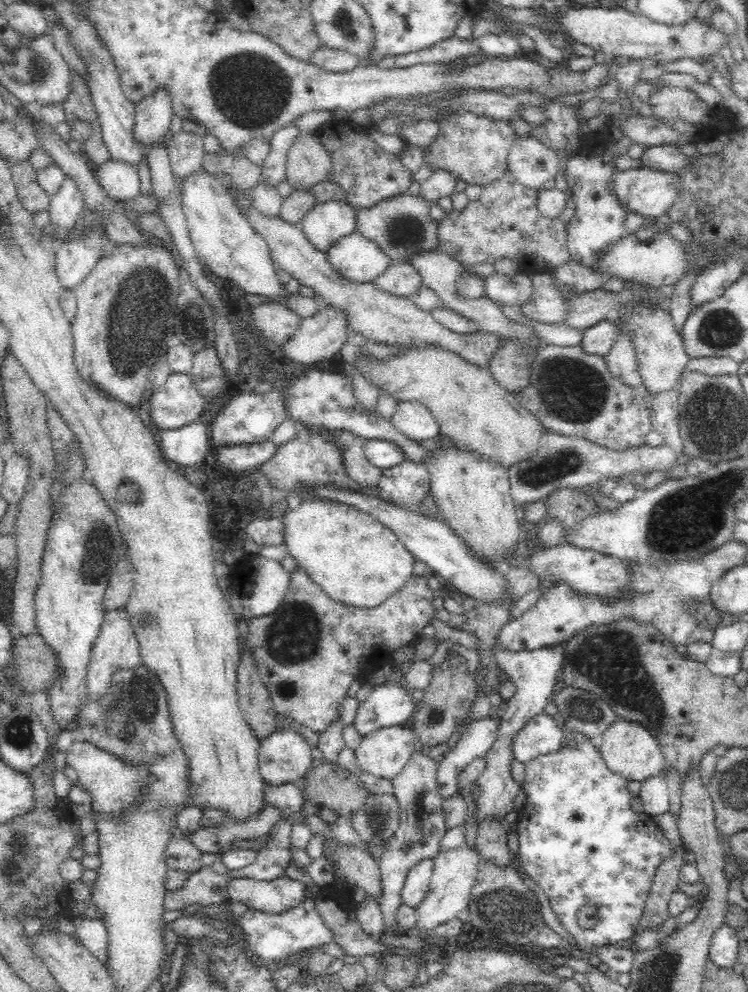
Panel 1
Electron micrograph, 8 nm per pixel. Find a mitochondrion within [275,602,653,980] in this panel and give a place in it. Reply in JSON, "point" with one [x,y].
{"point":[505,906]}

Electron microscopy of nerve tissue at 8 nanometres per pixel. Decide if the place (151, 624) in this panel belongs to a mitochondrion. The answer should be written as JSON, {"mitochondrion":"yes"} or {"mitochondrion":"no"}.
{"mitochondrion":"yes"}

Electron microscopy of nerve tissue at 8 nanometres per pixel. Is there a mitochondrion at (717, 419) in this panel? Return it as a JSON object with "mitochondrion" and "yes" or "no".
{"mitochondrion":"yes"}

